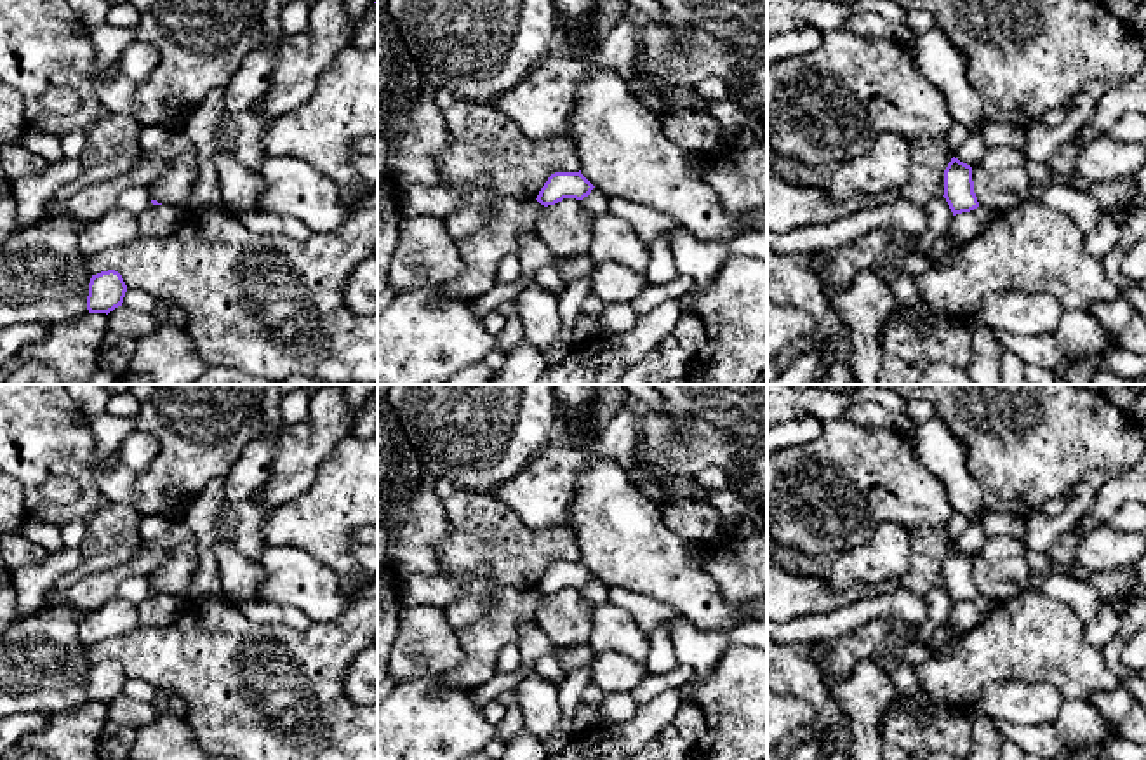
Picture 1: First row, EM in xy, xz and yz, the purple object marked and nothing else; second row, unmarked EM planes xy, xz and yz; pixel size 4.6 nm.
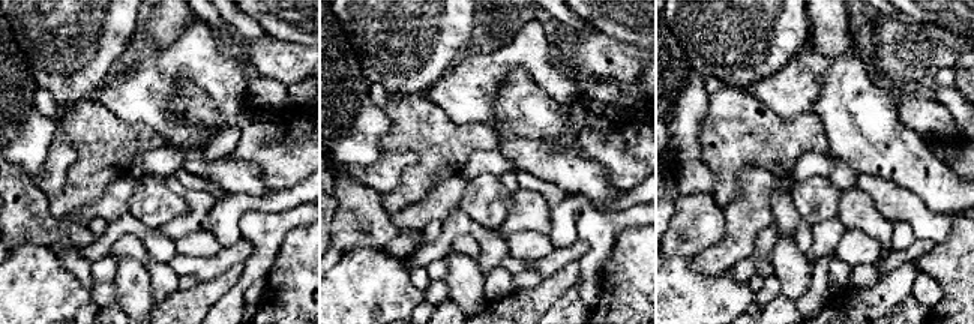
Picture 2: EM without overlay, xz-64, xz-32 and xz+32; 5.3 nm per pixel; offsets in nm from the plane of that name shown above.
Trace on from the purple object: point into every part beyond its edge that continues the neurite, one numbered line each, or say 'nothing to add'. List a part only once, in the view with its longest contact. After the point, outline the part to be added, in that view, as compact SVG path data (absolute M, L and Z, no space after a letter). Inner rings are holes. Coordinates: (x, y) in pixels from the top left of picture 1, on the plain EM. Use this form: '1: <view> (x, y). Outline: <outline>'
nothing to add

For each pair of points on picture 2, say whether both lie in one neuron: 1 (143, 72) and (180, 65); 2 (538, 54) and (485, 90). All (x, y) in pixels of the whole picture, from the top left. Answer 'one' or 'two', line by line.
1: one
2: one

